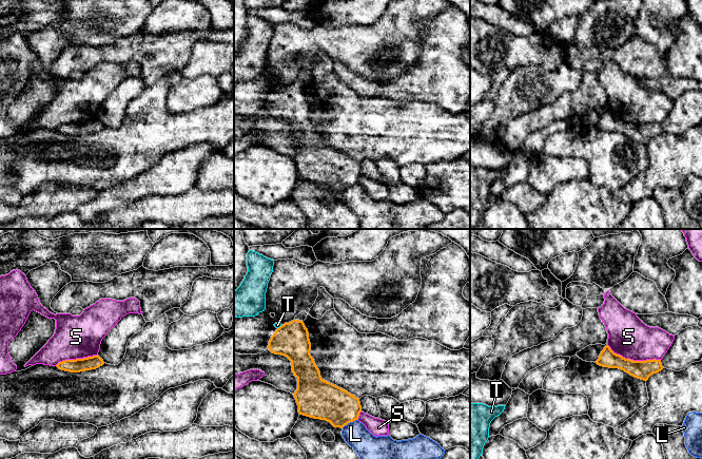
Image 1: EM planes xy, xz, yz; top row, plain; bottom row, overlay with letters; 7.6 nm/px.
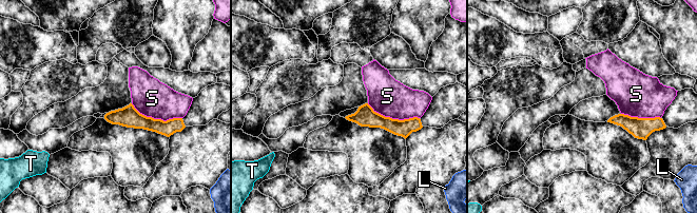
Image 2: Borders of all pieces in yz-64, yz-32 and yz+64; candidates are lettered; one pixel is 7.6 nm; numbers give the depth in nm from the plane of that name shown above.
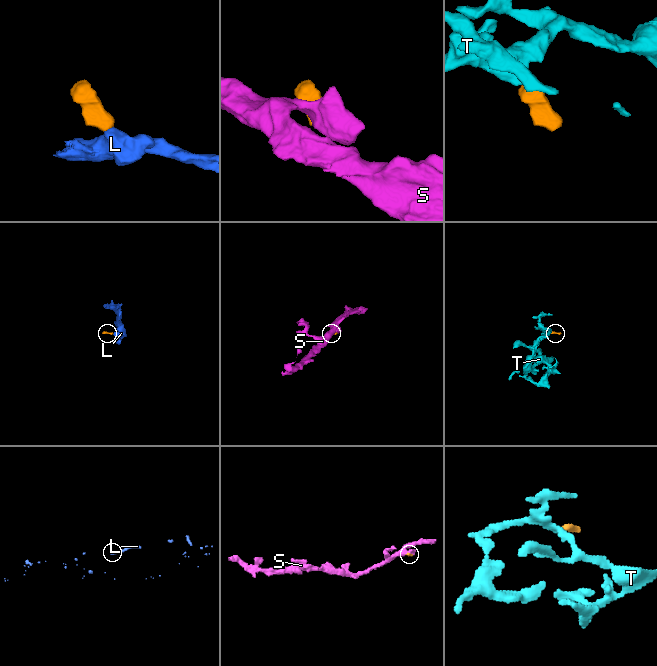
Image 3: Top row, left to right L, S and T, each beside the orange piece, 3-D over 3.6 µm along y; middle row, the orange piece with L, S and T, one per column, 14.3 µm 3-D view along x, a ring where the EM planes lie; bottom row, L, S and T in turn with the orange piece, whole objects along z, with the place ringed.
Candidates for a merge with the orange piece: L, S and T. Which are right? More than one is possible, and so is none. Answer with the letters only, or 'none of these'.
T

